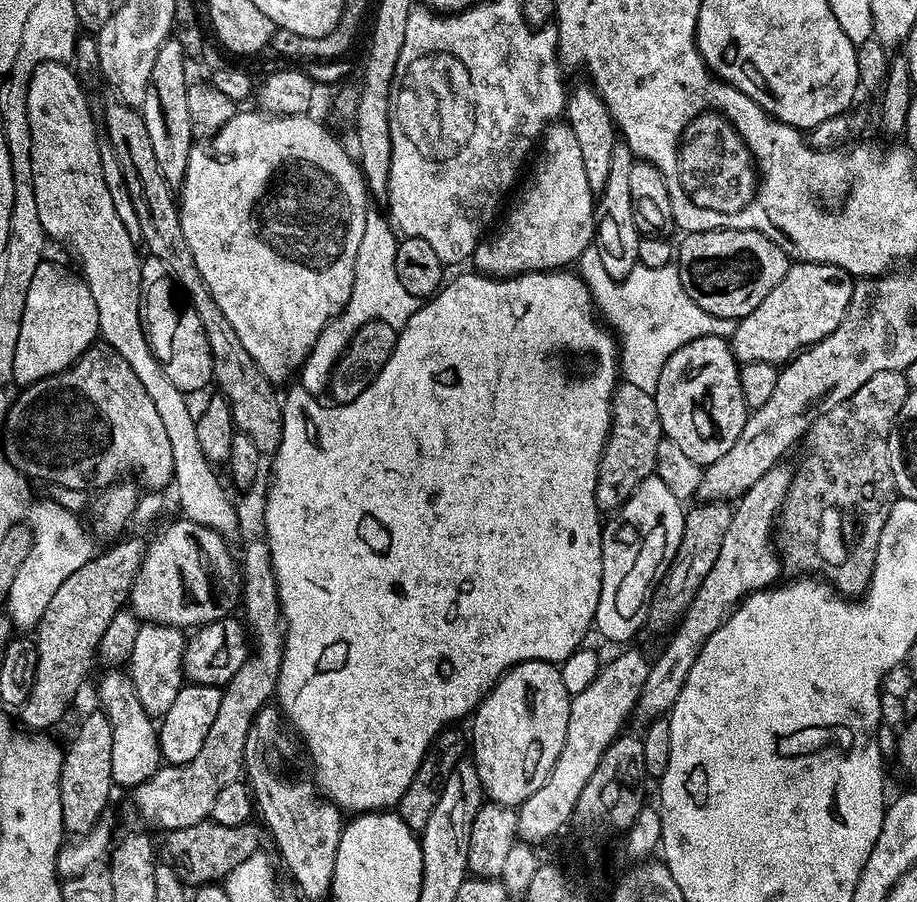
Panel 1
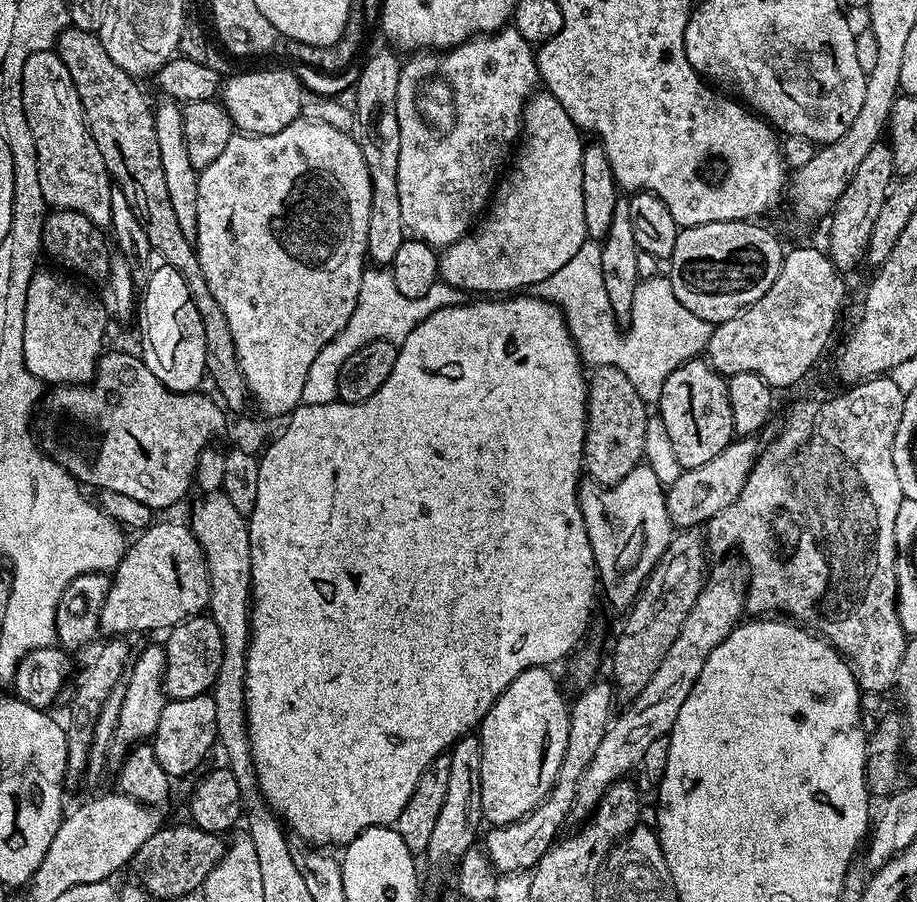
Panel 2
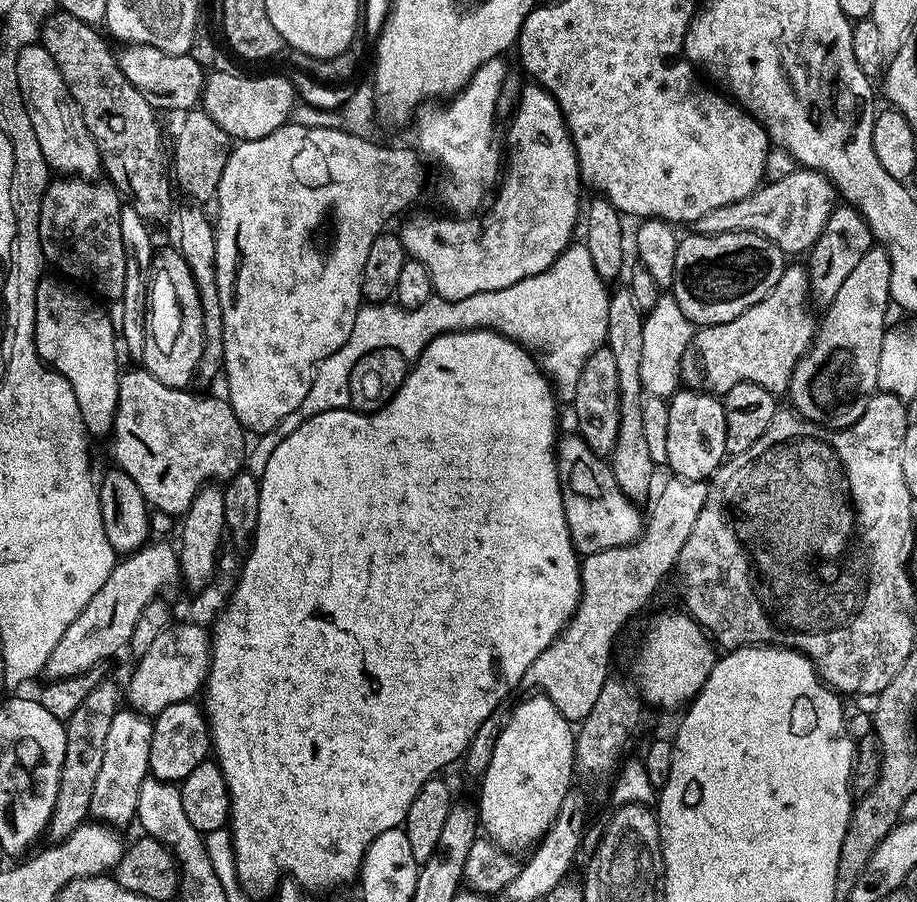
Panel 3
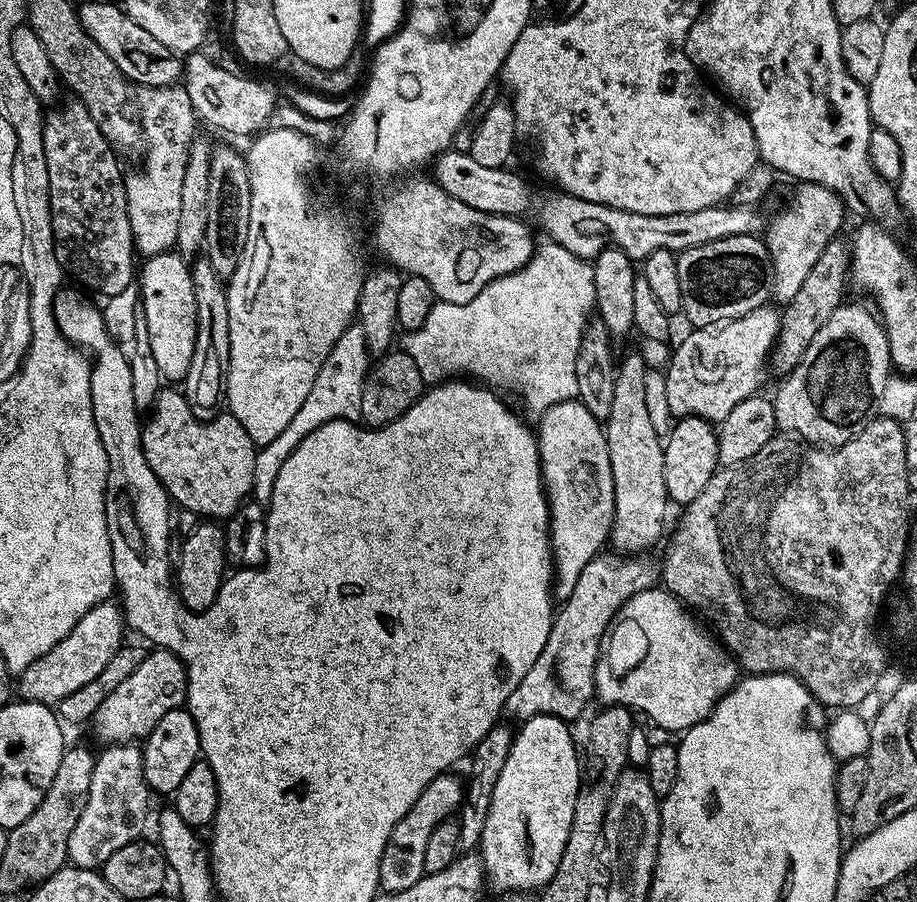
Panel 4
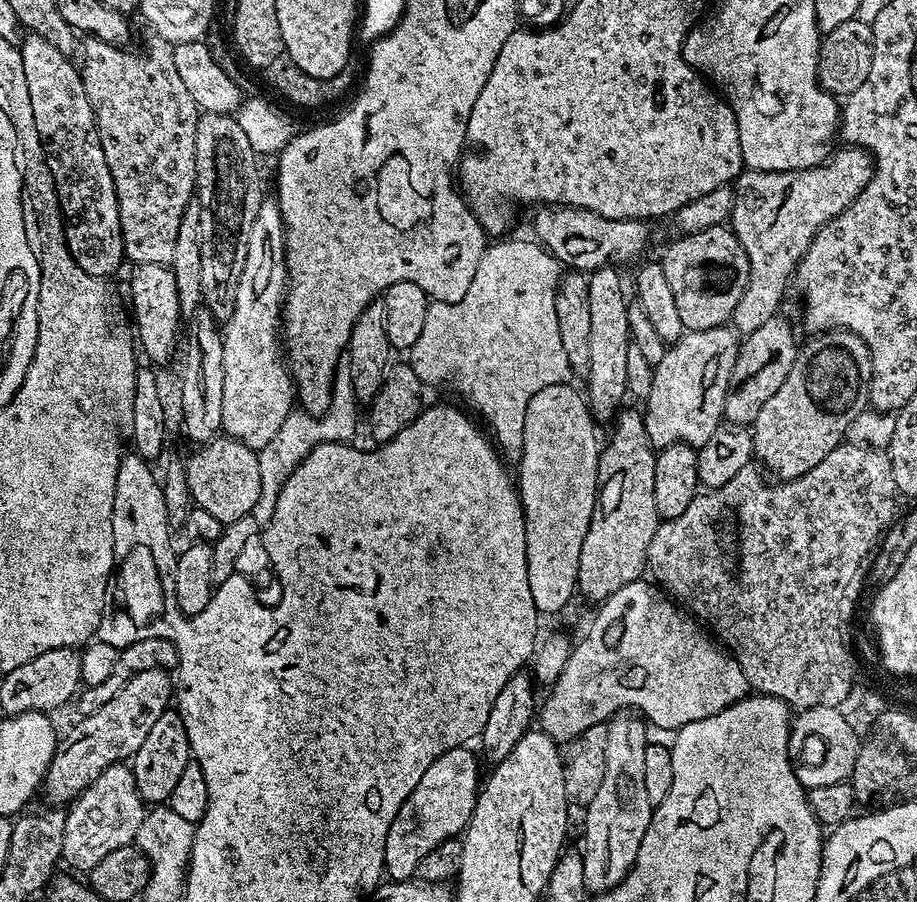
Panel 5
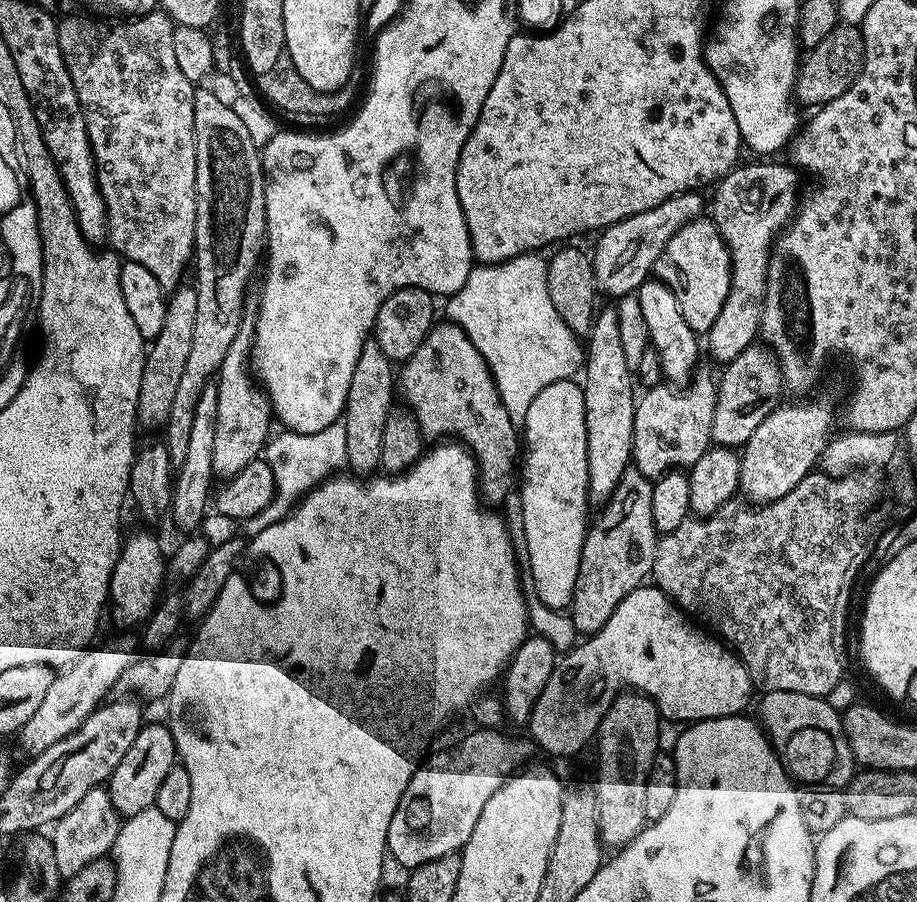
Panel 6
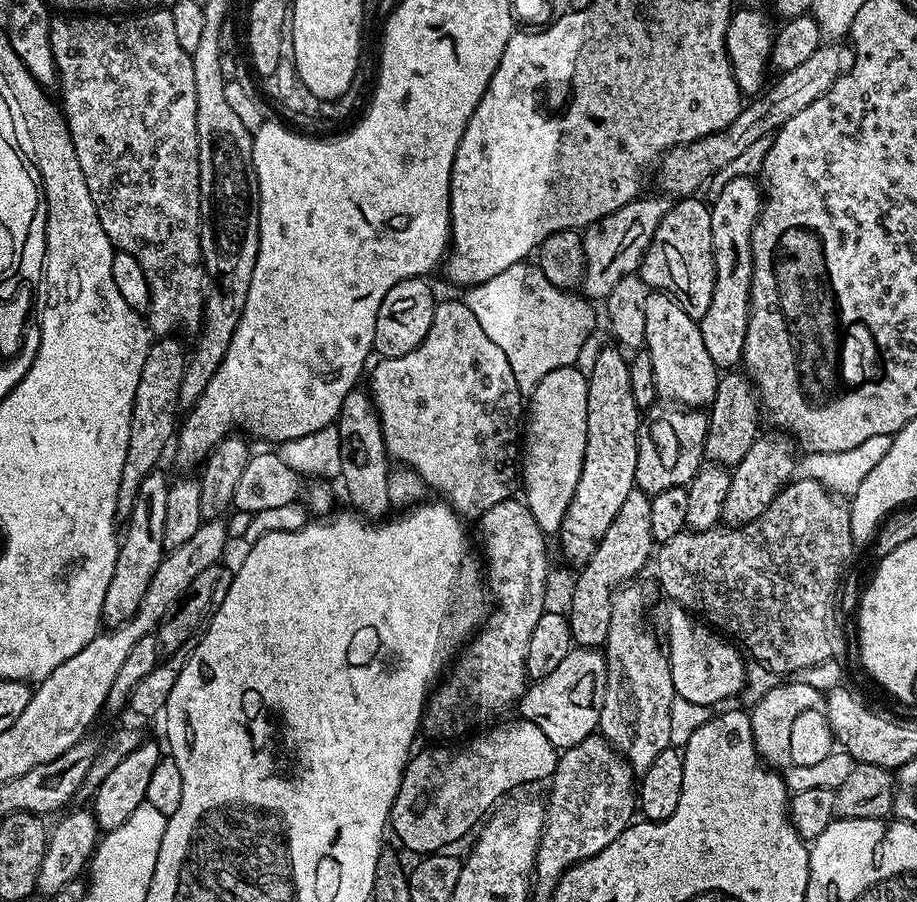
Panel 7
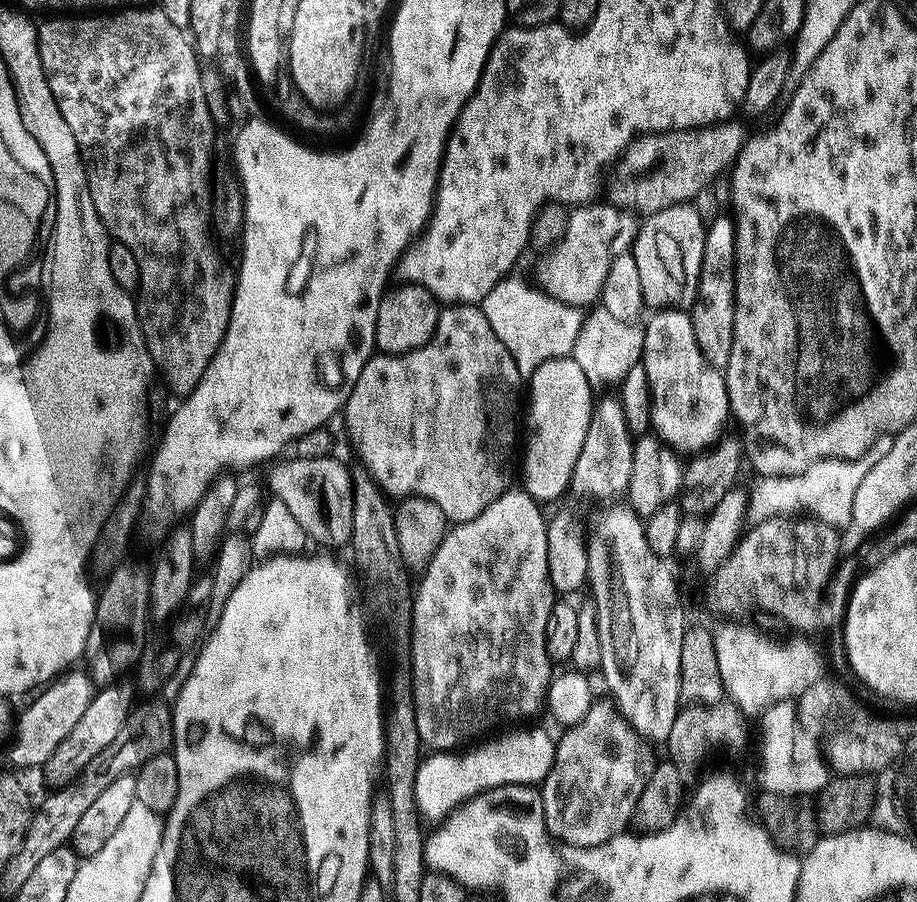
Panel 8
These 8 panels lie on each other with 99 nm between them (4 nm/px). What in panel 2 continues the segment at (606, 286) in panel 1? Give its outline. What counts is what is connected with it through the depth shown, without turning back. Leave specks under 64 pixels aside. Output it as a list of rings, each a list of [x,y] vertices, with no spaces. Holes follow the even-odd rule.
[[[584,240],[578,254],[574,254],[562,270],[535,285],[535,295],[542,300],[551,300],[560,309],[585,365],[614,366],[622,370],[622,374],[630,378],[630,386],[642,394],[645,404],[659,405],[666,378],[670,378],[678,366],[697,359],[707,349],[714,326],[698,318],[698,314],[690,314],[690,310],[678,302],[671,279],[661,274],[641,280],[634,290],[632,319],[627,321],[628,333],[623,336],[614,310],[610,310],[606,286],[602,283],[600,245],[598,240]]]

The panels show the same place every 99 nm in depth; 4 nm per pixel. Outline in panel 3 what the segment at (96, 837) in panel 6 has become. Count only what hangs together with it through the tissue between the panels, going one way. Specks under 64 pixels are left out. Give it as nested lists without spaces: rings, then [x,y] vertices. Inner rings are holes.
[[[135,710],[117,711],[110,730],[106,730],[106,747],[102,766],[94,781],[94,794],[90,798],[90,816],[93,821],[117,830],[123,824],[133,823],[138,810],[138,786],[149,777],[150,738],[153,721]]]

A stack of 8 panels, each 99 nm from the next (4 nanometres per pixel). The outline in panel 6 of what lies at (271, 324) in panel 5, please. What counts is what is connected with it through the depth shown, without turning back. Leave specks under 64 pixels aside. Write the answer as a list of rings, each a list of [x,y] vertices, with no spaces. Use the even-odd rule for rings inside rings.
[[[245,318],[240,324],[238,338],[234,338],[230,351],[226,354],[226,362],[222,362],[215,381],[218,390],[218,418],[214,430],[214,454],[212,455],[213,477],[231,478],[242,471],[244,465],[252,463],[266,447],[270,431],[268,427],[274,424],[274,413],[268,402],[265,389],[258,386],[250,371],[250,353],[254,324]]]

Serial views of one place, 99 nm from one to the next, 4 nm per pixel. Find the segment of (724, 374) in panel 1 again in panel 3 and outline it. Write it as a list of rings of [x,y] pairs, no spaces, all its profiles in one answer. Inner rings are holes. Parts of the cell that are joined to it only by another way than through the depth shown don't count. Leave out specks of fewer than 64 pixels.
[[[685,387],[667,401],[666,458],[671,475],[682,480],[707,481],[726,459],[726,414],[719,395]]]

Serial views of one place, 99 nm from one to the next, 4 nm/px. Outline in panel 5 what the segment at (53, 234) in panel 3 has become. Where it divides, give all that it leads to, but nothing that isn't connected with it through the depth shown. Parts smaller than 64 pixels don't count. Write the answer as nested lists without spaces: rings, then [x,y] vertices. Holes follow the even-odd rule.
[[[25,35],[18,47],[22,54],[22,70],[26,70],[26,90],[30,90],[30,110],[34,110],[34,126],[38,126],[44,157],[58,190],[60,211],[64,213],[64,237],[70,254],[74,262],[82,266],[82,270],[86,270],[86,274],[112,278],[119,270],[120,263],[125,263],[126,260],[118,194],[114,178],[110,174],[110,166],[106,166],[106,154],[98,138],[94,110],[90,106],[90,98],[86,98],[86,86],[80,77],[80,69],[73,61],[72,64],[68,61],[71,59],[65,53],[54,50],[54,46],[50,46],[50,42],[46,42],[46,38],[41,36]]]

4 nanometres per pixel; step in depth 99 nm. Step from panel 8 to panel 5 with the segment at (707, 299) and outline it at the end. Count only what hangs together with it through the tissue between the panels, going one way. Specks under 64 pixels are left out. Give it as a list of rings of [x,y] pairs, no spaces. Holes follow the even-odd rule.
[[[844,146],[837,154],[836,161],[834,160],[835,156],[831,162],[825,162],[818,168],[801,168],[799,172],[744,170],[735,181],[736,205],[732,211],[730,227],[746,250],[750,269],[748,285],[731,318],[737,333],[751,334],[760,326],[766,326],[766,322],[770,322],[770,318],[781,311],[780,299],[784,296],[784,287],[790,284],[790,277],[795,273],[812,241],[836,216],[850,207],[872,181],[874,161],[872,153],[865,148]]]

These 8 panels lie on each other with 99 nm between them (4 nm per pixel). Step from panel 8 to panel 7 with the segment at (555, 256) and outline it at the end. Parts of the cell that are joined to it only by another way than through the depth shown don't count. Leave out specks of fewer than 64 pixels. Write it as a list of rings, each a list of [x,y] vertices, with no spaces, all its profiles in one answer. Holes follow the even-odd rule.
[[[656,196],[650,197],[649,200],[634,199],[626,206],[614,210],[614,214],[606,214],[606,218],[589,224],[587,228],[583,229],[582,239],[586,267],[582,292],[589,301],[607,301],[610,290],[614,290],[614,286],[618,286],[618,282],[622,282],[624,276],[633,275],[639,269],[644,252],[650,246],[662,218],[670,207],[667,199]]]

